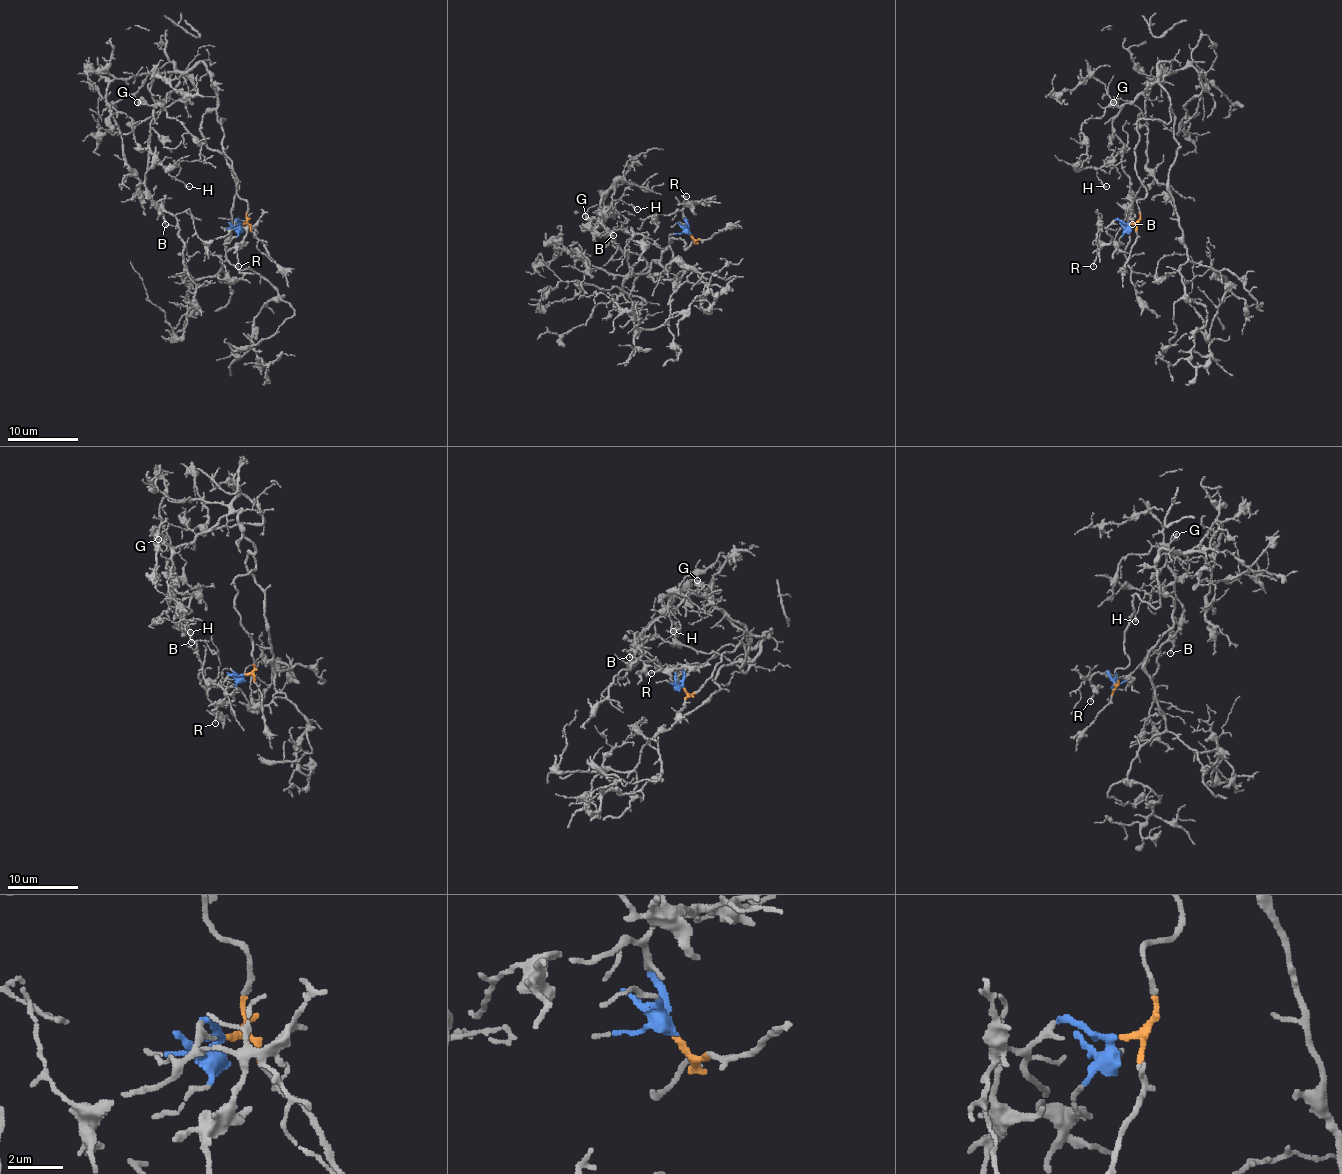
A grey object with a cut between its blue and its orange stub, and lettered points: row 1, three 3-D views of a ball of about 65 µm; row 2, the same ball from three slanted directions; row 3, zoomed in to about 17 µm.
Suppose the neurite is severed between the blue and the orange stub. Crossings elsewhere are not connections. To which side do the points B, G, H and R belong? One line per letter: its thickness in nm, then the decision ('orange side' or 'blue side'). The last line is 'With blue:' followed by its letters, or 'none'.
B: calibre 160 nm; orange side
G: calibre 480 nm; orange side
H: calibre 140 nm; orange side
R: calibre 140 nm; blue side
With blue: R

